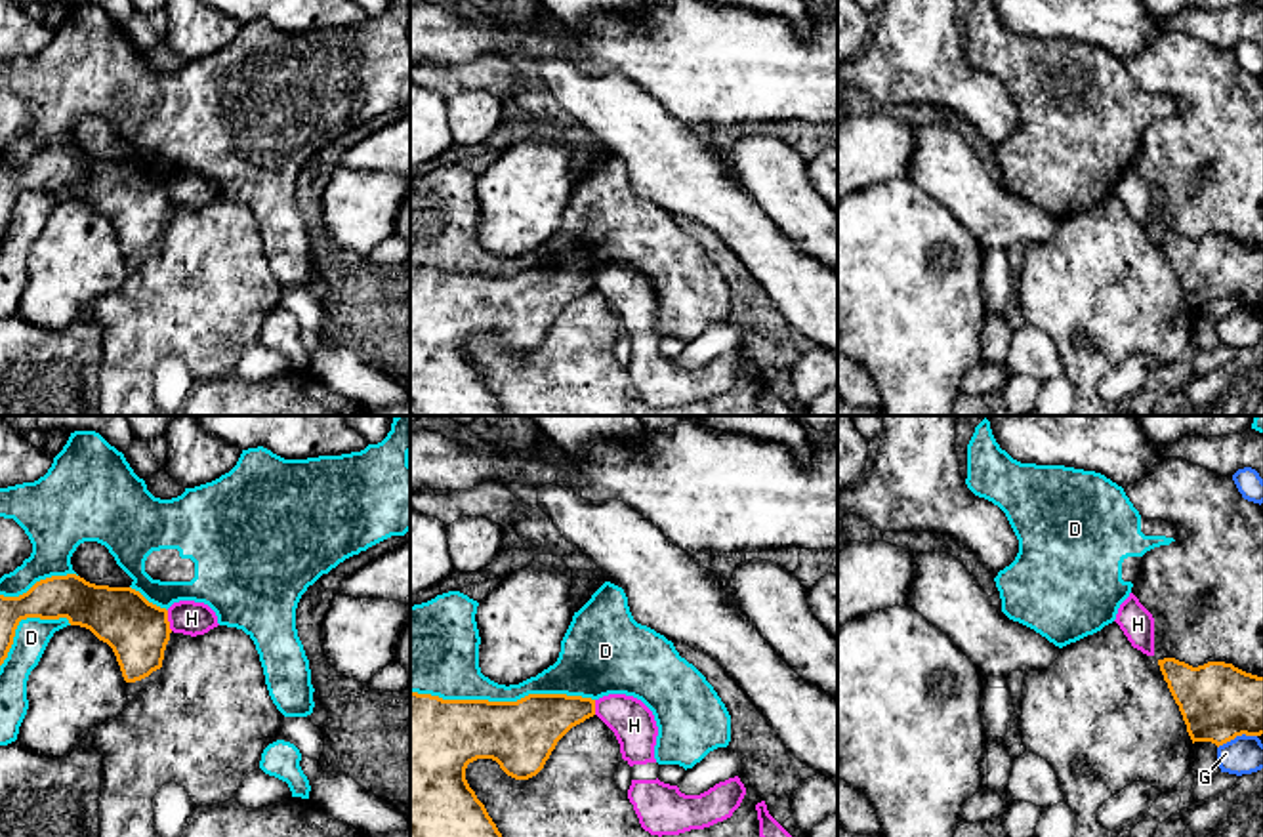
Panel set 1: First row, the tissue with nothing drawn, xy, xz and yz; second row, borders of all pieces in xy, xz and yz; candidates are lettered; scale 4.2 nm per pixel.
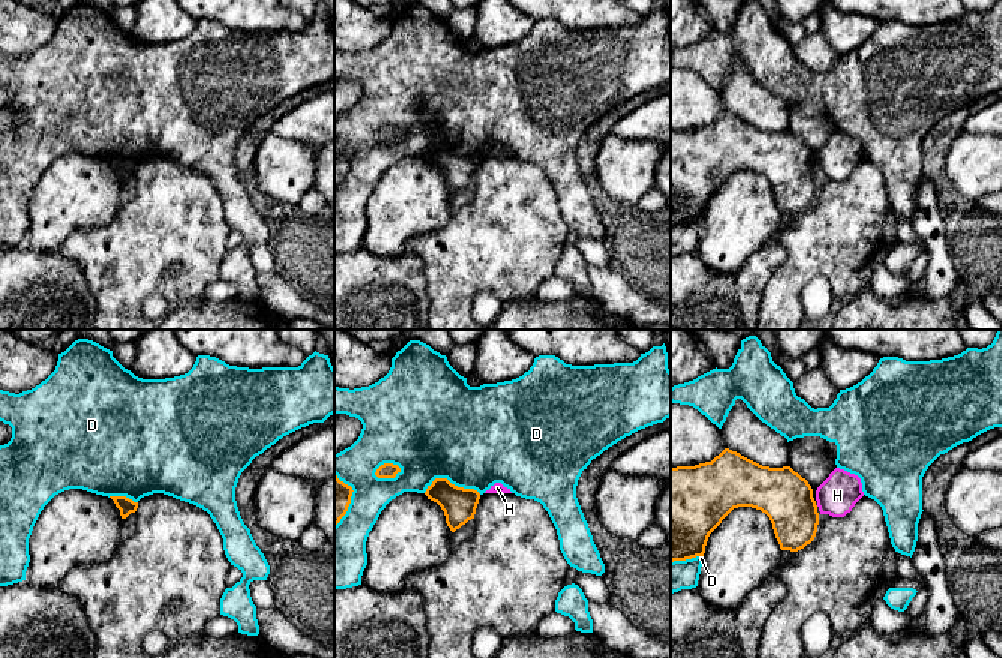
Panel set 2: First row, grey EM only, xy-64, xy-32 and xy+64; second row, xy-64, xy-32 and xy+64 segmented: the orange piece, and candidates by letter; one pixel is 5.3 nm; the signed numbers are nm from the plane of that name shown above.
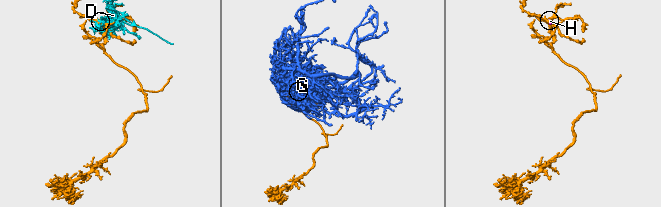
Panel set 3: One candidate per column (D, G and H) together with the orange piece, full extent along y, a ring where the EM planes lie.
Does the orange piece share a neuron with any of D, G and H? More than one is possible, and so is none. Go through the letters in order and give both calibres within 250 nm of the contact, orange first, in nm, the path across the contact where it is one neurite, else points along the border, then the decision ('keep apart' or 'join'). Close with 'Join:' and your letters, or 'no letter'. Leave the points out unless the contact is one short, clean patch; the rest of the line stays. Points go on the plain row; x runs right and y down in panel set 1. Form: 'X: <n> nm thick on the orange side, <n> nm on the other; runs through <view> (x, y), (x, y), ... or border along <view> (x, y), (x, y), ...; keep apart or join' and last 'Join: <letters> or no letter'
D: 300 nm thick on the orange side, 220 nm on the other; keep apart
G: 320 nm thick on the orange side, 160 nm on the other; keep apart
H: 260 nm thick on the orange side, 140 nm on the other; keep apart
Join: no letter

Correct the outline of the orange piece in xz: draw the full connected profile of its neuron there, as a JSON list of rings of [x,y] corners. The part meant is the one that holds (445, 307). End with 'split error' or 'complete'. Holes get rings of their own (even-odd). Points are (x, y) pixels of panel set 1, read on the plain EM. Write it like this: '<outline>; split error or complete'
[[[410,265],[410,416],[507,416],[485,378],[466,353],[466,341],[477,332],[492,332],[515,351],[536,349],[557,315],[576,297],[595,288],[595,273],[567,267],[528,267],[517,275],[443,273]]]; complete

